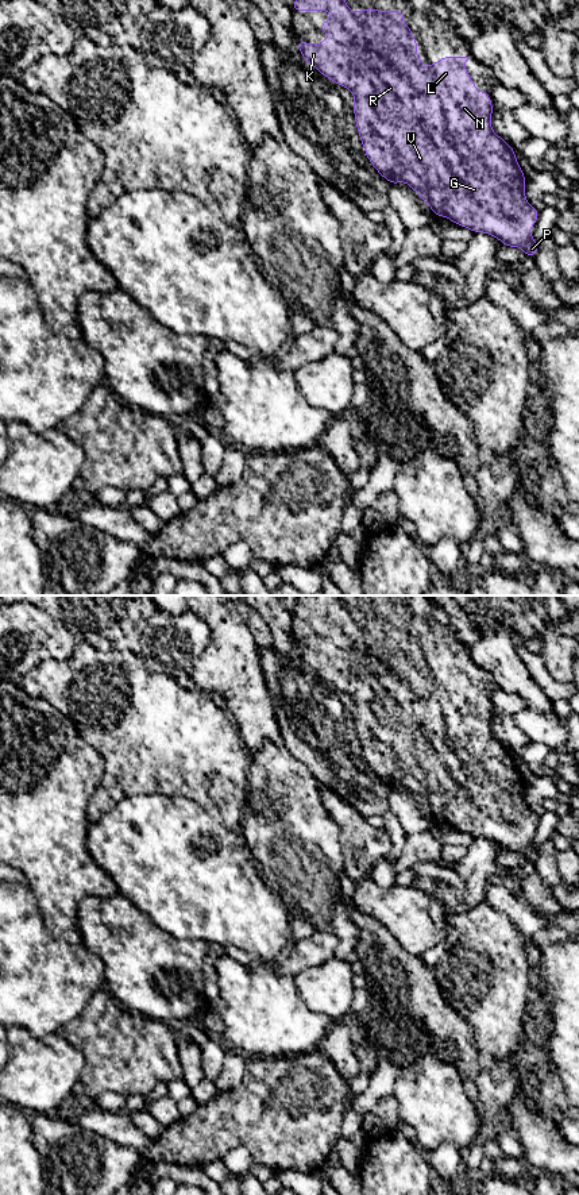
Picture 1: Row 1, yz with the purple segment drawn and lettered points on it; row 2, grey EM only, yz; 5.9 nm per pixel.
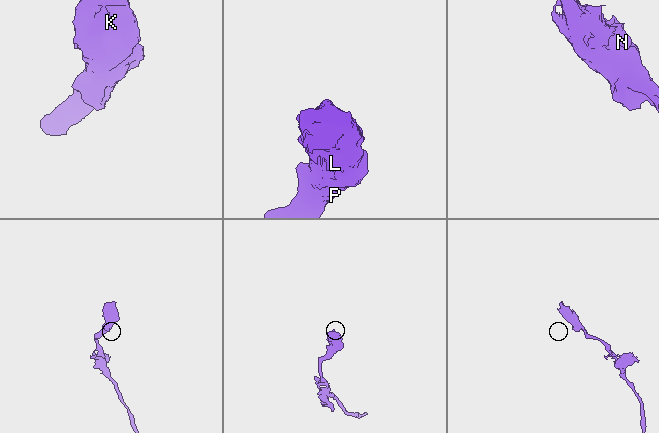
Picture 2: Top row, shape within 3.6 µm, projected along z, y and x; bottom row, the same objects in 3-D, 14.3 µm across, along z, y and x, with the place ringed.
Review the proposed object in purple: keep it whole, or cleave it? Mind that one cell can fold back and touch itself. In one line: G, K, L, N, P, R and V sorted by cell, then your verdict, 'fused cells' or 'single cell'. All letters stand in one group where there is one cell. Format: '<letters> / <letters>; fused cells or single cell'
G K L N P R V; single cell

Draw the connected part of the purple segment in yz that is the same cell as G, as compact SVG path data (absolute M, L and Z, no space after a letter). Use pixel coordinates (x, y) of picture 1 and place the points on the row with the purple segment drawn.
M294 0L290 7L292 11L328 11L331 19L320 23L320 31L328 32L329 36L323 43L305 43L298 39L296 43L305 62L314 66L324 77L333 82L348 88L355 99L352 107L355 115L356 128L363 144L363 150L370 163L377 171L386 178L391 185L398 182L408 184L418 196L426 203L433 215L447 217L460 227L466 227L471 231L489 234L502 242L506 247L521 247L525 257L534 258L539 244L534 243L534 238L530 235L530 225L536 227L539 212L530 207L525 196L525 174L517 163L516 151L507 144L499 135L491 128L493 103L490 95L483 90L482 93L475 86L472 78L467 73L464 63L470 57L443 57L433 65L425 65L417 57L417 39L412 36L412 28L402 20L405 11L377 11L375 8L366 8L358 12L352 12L346 0Z

